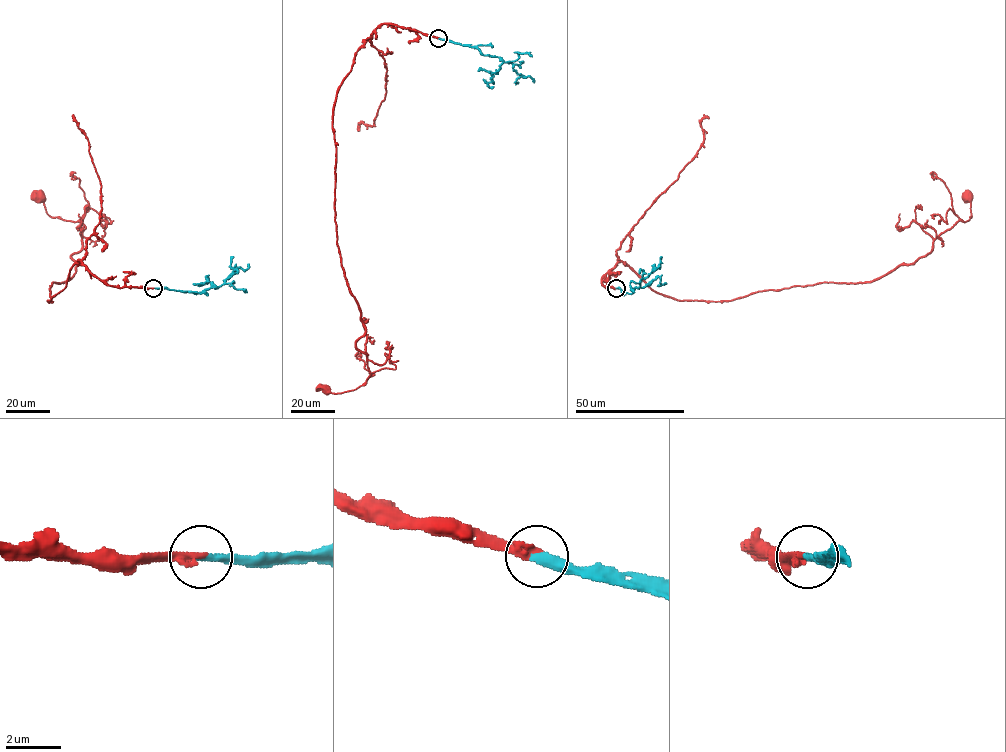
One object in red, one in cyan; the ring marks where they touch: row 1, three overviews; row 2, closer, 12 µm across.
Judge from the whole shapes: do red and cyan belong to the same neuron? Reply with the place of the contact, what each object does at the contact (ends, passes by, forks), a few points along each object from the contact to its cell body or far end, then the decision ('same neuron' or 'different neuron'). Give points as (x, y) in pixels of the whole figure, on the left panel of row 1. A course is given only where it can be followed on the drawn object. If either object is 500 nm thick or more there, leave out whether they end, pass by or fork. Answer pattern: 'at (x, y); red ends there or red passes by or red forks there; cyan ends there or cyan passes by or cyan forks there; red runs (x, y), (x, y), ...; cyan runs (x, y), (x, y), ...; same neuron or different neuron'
at (153, 288); red ends there; cyan ends there; red runs (153, 288), (105, 284), (81, 261), (48, 301), (80, 264), (71, 256), (85, 226), (51, 217), (41, 196); cyan runs (153, 288), (195, 293), (218, 288), (236, 269), (230, 267), (233, 256); same neuron

